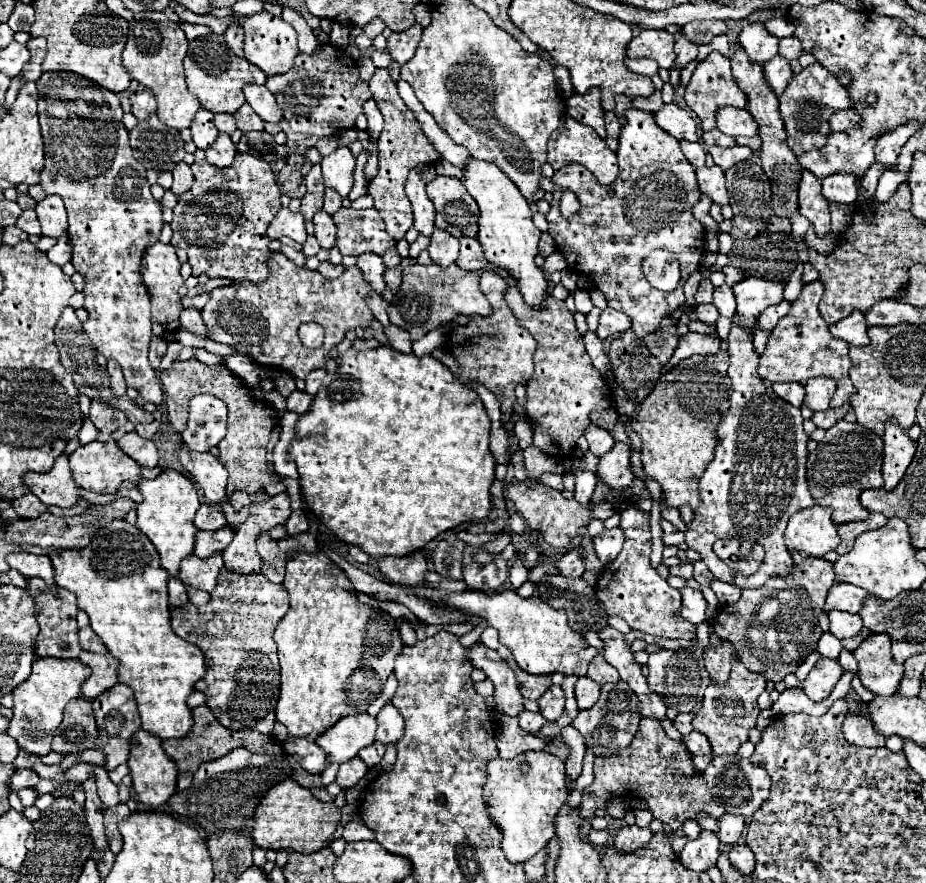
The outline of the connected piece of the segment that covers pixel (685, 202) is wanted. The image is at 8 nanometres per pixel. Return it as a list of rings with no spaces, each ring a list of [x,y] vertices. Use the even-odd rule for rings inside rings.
[[[629,108],[625,112],[625,126],[621,128],[619,136],[619,148],[617,148],[617,158],[619,158],[619,174],[615,182],[609,188],[598,187],[594,175],[584,166],[579,164],[567,164],[567,166],[557,170],[551,178],[555,190],[553,190],[553,200],[551,200],[551,210],[547,212],[547,222],[549,222],[549,234],[553,236],[557,250],[565,256],[569,270],[577,274],[585,274],[595,288],[599,288],[607,304],[613,310],[619,310],[631,318],[631,330],[643,338],[661,324],[661,320],[669,314],[673,314],[679,306],[685,304],[685,294],[683,294],[683,284],[699,268],[699,262],[705,252],[705,230],[699,220],[693,218],[691,208],[699,202],[699,188],[697,188],[697,178],[695,170],[691,164],[681,154],[679,142],[673,136],[667,136],[655,122],[653,114]],[[569,188],[571,192],[577,194],[579,198],[579,212],[571,218],[563,218],[559,210],[559,198],[561,190]],[[653,250],[669,250],[679,256],[681,262],[681,282],[673,292],[661,292],[653,286],[649,286],[647,278],[641,272],[641,260],[645,254]]]

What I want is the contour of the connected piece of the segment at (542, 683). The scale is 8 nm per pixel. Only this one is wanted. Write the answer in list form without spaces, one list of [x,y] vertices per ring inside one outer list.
[[[513,656],[507,658],[507,664],[509,668],[515,672],[515,678],[517,678],[517,686],[523,694],[523,698],[529,698],[529,700],[539,700],[539,696],[543,696],[543,692],[551,686],[551,676],[527,676],[527,672],[523,672]]]

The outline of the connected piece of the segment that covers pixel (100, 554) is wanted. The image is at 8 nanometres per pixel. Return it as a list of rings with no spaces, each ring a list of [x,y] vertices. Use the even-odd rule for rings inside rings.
[[[113,520],[109,524],[105,524],[103,528],[99,528],[89,546],[81,548],[81,550],[69,550],[69,548],[63,548],[63,550],[57,550],[57,552],[51,552],[49,554],[51,558],[51,564],[53,564],[53,570],[55,570],[55,584],[57,586],[63,586],[67,590],[71,590],[75,596],[77,596],[77,606],[79,610],[83,610],[87,616],[89,616],[89,624],[91,628],[97,632],[97,636],[103,640],[103,644],[107,646],[109,654],[113,658],[117,658],[121,664],[117,668],[117,678],[119,682],[127,684],[133,692],[135,692],[135,700],[137,700],[137,708],[139,708],[139,714],[141,714],[141,728],[145,732],[151,732],[159,738],[183,738],[187,736],[187,732],[191,730],[191,710],[187,706],[187,696],[193,692],[193,684],[195,680],[201,680],[203,678],[203,672],[205,672],[205,660],[203,660],[203,652],[199,652],[199,648],[195,648],[195,644],[191,642],[185,642],[183,638],[177,638],[175,632],[171,630],[171,624],[169,624],[169,604],[167,604],[167,572],[163,572],[161,564],[159,564],[159,554],[155,552],[155,546],[147,540],[147,536],[143,536],[143,532],[137,528],[137,526],[131,526],[127,524],[125,520]]]

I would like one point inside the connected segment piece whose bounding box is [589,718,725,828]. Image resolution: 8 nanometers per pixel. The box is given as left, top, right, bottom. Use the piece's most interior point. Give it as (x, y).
(654, 767)

